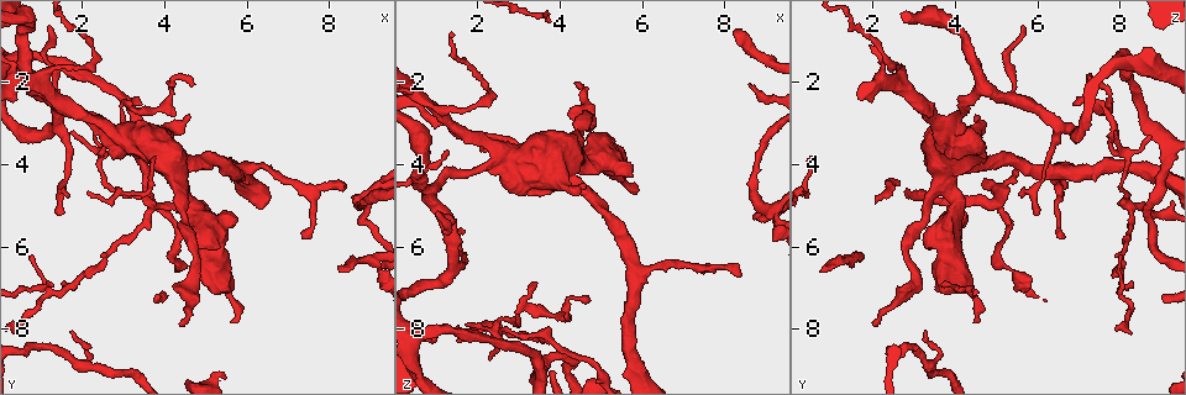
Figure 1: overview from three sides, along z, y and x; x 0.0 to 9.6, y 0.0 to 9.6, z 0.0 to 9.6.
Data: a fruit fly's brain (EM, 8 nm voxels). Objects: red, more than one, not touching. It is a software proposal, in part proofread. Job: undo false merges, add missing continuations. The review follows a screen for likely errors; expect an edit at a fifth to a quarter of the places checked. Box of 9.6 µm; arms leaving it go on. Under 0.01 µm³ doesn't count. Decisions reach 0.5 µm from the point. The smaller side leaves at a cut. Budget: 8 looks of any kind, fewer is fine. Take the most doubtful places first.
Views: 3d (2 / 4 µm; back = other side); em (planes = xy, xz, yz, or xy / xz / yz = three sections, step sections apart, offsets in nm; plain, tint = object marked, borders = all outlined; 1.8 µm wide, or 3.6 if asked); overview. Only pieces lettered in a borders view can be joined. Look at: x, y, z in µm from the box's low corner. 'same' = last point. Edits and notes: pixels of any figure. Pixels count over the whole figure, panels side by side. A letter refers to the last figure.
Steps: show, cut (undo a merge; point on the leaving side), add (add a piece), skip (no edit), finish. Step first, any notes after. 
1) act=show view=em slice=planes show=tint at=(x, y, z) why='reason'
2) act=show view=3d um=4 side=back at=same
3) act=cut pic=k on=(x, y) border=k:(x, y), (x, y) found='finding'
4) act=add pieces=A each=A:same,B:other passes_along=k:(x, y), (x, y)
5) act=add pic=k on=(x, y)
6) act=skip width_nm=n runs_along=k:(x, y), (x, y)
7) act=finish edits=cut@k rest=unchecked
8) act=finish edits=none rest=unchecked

act=show view=3d um=2 at=(3.75, 5.00, 8.25) why='thick turns thin'

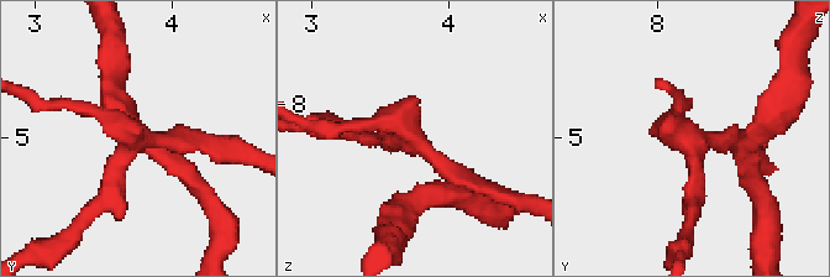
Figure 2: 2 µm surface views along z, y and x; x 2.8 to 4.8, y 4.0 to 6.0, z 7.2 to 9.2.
act=show view=em slice=planes show=borders at=(3.78, 5.04, 8.26) why='need the tissue'

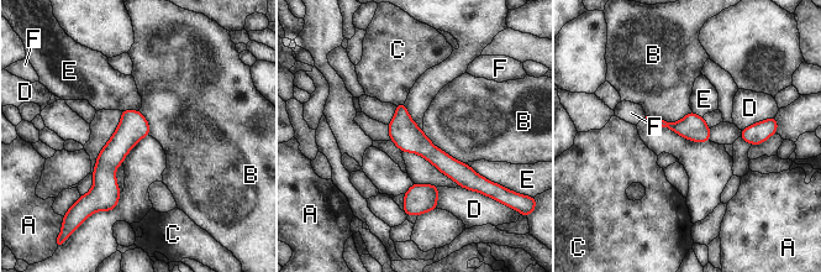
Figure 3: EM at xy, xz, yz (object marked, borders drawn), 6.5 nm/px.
act=skip width_nm=160 longest_contact=B:300nm each=A:other,B:other,C:other,D:other,E:other,F:other found='all the same neuron'

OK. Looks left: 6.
act=show view=em slice=planes show=tint at=(2.50, 3.75, 8.20) why='sharp bend'

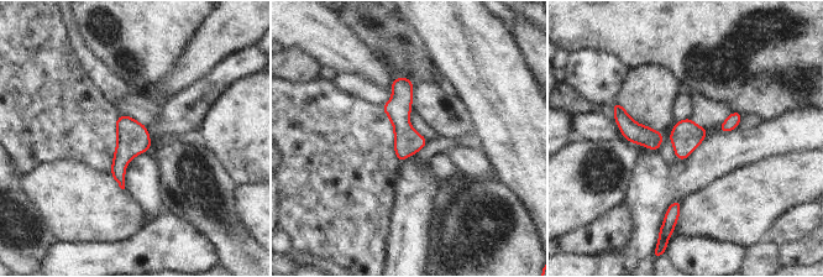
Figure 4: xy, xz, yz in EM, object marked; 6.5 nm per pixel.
act=show view=em slice=planes show=borders at=same why='what lies round it'

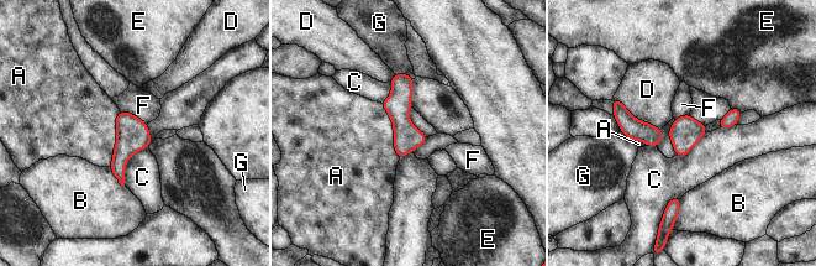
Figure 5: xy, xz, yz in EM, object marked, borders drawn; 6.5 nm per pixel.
act=skip each=A:other,B:other,C:other,D:other,E:other,F:other,G:other border=5:(148, 146), (126, 162), (124, 184) found='continuous, no second neuron'

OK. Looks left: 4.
act=show view=3d um=4 at=(5.55, 7.80, 4.50) why='thin end'

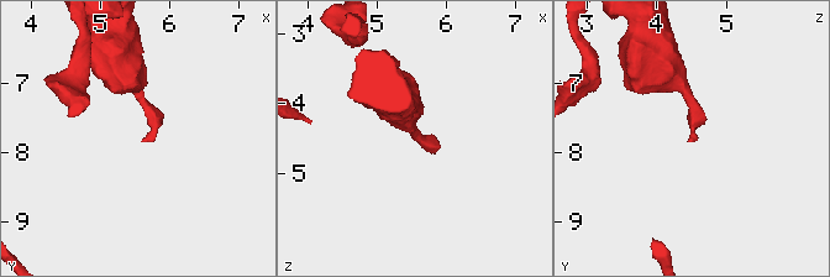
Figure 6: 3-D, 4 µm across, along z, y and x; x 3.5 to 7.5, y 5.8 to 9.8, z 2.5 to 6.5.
act=show view=em slice=planes show=borders at=(5.60, 7.85, 4.50)

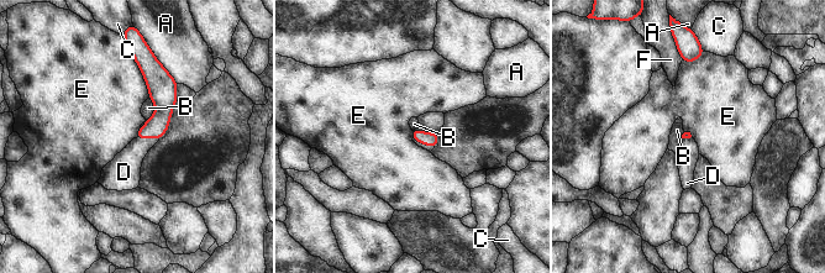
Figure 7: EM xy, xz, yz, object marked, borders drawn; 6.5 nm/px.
act=add pieces=D each=A:other,B:other,C:other,D:same,E:other,F:other passes_along=7:(156, 126), (147, 137), (125, 168) found='the neuron continues'

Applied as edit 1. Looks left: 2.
act=finish edits=add@7 rest=unchecked

